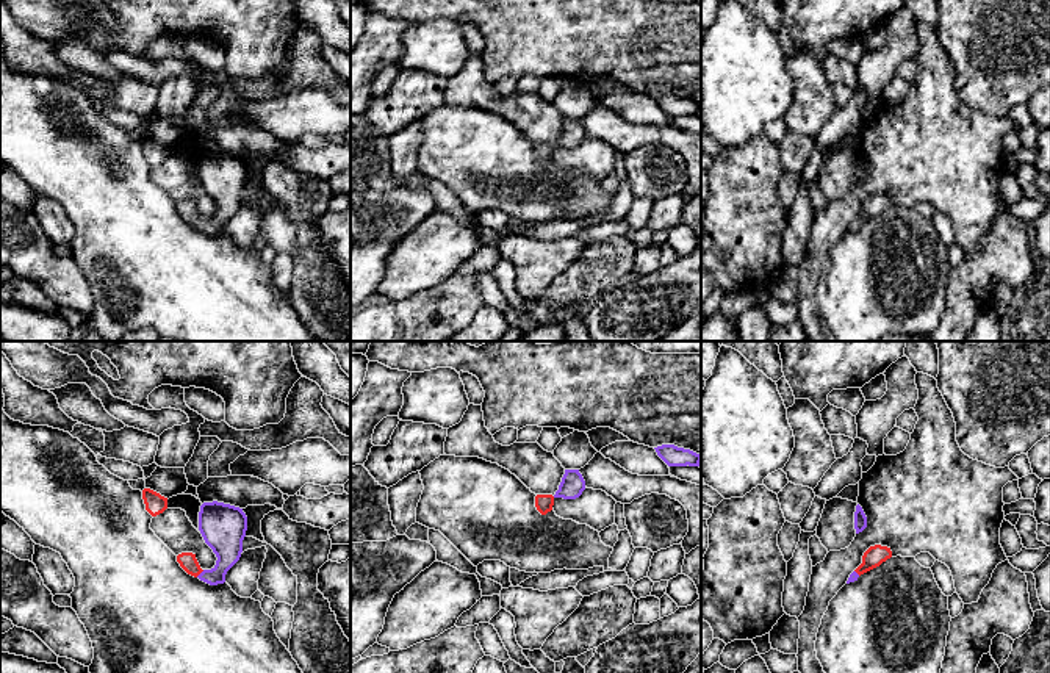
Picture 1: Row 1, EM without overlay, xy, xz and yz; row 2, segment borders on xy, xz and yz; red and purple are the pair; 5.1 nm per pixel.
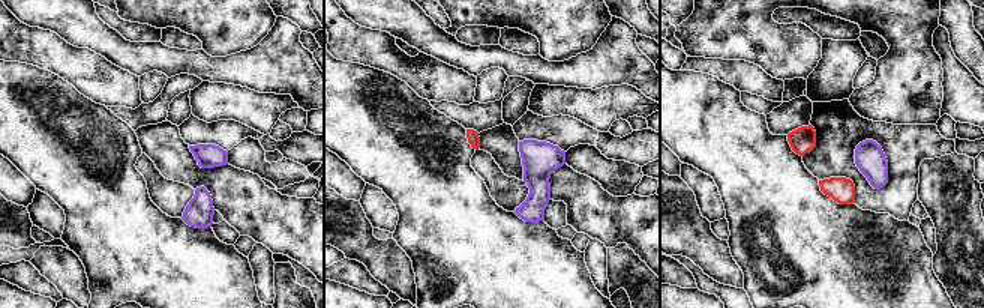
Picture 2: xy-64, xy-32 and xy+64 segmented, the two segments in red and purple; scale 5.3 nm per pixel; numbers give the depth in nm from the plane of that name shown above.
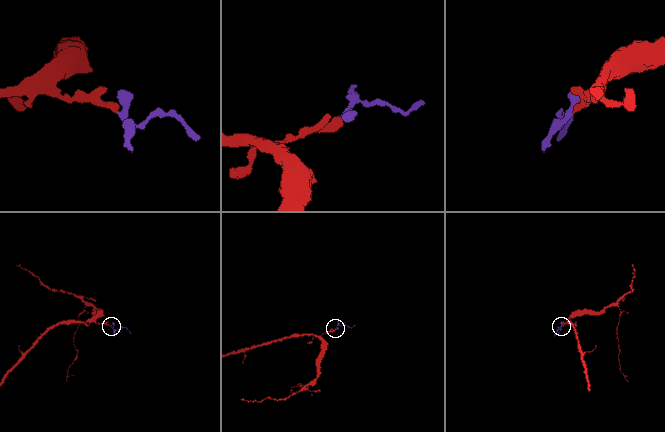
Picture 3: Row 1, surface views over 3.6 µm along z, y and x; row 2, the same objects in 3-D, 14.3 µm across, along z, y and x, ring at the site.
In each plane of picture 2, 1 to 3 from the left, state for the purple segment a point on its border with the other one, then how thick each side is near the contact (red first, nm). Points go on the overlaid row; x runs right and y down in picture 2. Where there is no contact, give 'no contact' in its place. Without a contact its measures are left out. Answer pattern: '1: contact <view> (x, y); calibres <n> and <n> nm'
1: no contact
2: no contact
3: no contact

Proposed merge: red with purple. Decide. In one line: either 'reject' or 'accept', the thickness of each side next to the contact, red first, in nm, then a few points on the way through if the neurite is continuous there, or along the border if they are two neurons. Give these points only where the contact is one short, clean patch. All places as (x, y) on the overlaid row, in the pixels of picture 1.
accept; calibres 90 and 220 nm; way xy (188, 562), (199, 573), (222, 564), (222, 531)

